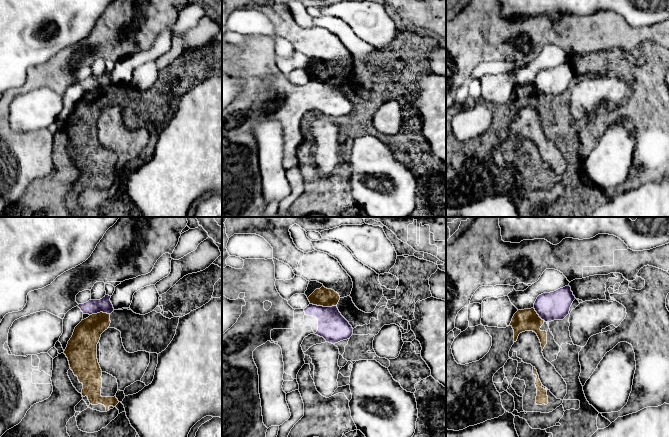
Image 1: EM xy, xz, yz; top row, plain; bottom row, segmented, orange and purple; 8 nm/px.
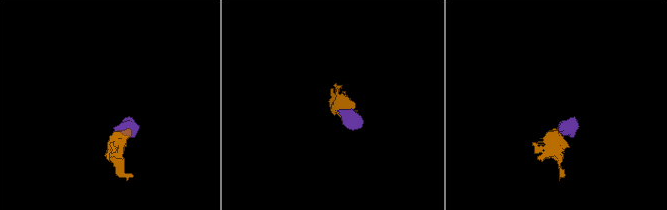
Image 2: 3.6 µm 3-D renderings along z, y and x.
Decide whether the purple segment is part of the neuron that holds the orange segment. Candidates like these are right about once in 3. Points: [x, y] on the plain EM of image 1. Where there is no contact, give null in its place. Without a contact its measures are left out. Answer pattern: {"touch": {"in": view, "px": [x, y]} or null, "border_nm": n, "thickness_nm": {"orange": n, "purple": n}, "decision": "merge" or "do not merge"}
{"touch": {"in": "xz", "px": [323, 82]}, "border_nm": 200, "thickness_nm": {"orange": 150, "purple": 240}, "decision": "do not merge"}

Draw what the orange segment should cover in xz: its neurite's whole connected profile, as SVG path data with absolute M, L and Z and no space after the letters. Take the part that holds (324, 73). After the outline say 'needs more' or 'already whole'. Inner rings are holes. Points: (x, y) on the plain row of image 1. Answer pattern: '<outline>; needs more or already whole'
M322 62L320 65L316 65L309 73L310 80L332 83L336 82L340 76L340 72L337 68L332 65L327 65Z; already whole

